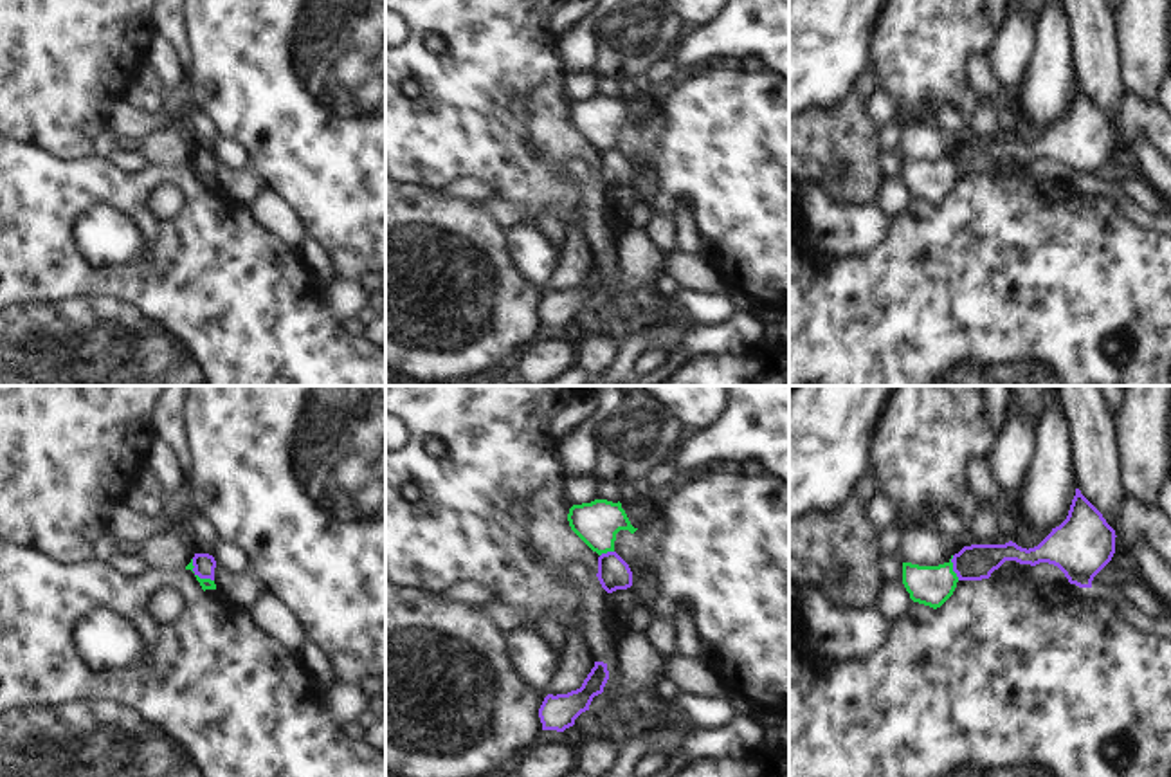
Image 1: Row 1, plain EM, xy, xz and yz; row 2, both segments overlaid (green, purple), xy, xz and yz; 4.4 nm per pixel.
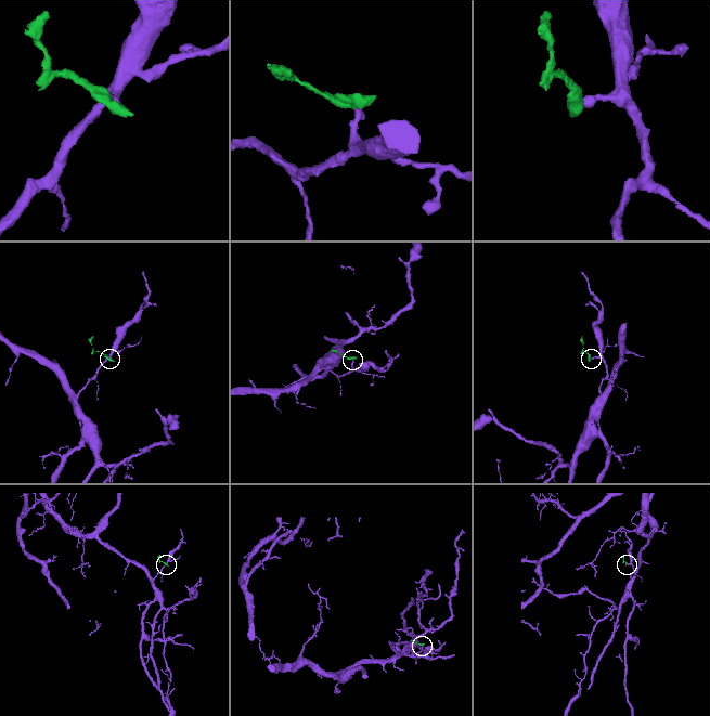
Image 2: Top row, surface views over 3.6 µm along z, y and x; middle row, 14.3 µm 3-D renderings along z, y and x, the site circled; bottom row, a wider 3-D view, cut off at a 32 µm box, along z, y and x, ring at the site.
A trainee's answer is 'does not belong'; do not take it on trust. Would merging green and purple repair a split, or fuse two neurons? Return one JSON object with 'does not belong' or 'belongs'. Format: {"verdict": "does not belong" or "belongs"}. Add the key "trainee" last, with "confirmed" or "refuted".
{"verdict": "does not belong", "trainee": "confirmed"}

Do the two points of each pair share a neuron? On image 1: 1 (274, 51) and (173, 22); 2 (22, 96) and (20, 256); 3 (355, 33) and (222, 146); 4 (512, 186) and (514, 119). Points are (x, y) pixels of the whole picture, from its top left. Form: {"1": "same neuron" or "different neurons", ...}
{"1": "different neurons", "2": "different neurons", "3": "different neurons", "4": "same neuron"}

